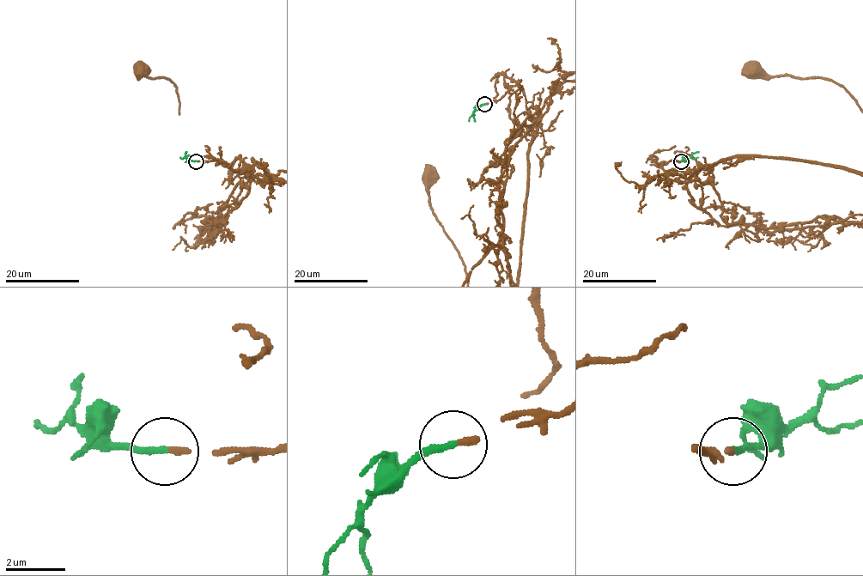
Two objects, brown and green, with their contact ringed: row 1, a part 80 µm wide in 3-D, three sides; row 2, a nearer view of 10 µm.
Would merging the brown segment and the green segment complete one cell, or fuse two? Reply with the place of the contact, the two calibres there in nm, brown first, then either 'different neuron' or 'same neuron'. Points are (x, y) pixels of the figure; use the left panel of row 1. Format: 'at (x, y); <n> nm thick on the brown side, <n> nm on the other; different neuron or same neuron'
at (196, 161); 200 nm thick on the brown side, 240 nm on the other; same neuron

